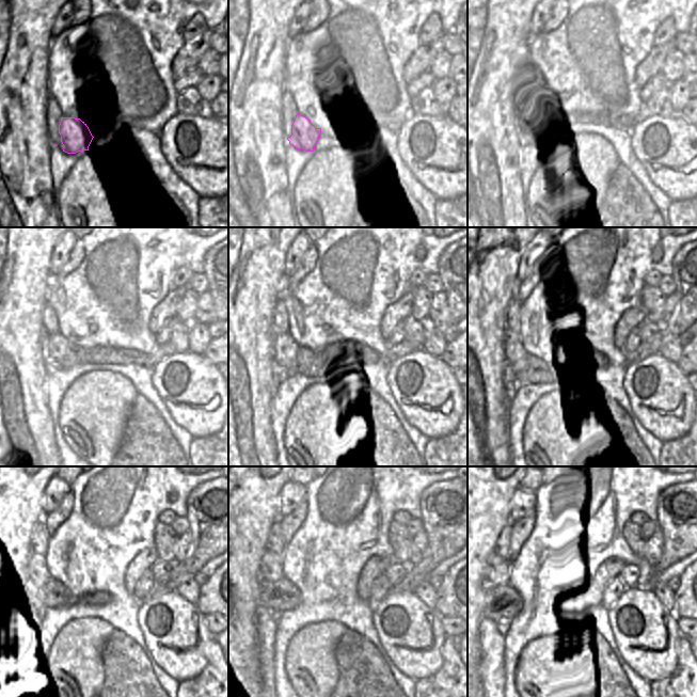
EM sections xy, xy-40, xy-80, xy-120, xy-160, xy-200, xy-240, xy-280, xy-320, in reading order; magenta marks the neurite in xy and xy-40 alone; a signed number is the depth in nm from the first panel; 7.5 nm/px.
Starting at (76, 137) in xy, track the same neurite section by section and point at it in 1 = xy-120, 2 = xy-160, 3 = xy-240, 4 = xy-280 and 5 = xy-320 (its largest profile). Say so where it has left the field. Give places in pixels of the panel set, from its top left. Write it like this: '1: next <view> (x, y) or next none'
1: next xy-120 (59, 353)
2: next xy-160 (287, 353)
3: next xy-240 (35, 573)
4: next xy-280 (271, 569)
5: next xy-320 (496, 571)

